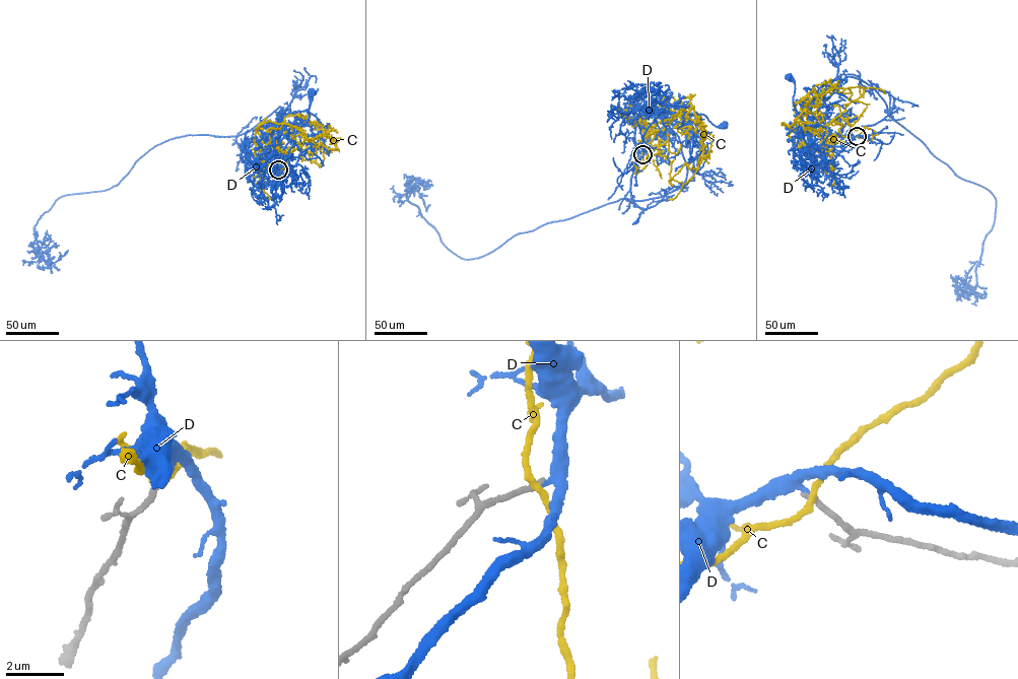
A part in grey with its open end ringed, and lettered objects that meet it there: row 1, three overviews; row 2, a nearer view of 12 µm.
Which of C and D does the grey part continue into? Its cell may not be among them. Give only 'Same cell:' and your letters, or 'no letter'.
Same cell: D

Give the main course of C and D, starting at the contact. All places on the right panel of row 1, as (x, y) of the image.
C: (857, 136), (831, 136), (793, 124), (807, 95), (795, 105), (801, 124), (788, 134), (808, 151)
D: (857, 136), (840, 146), (821, 144), (813, 149), (807, 139), (805, 122), (793, 105), (795, 83), (789, 78)

